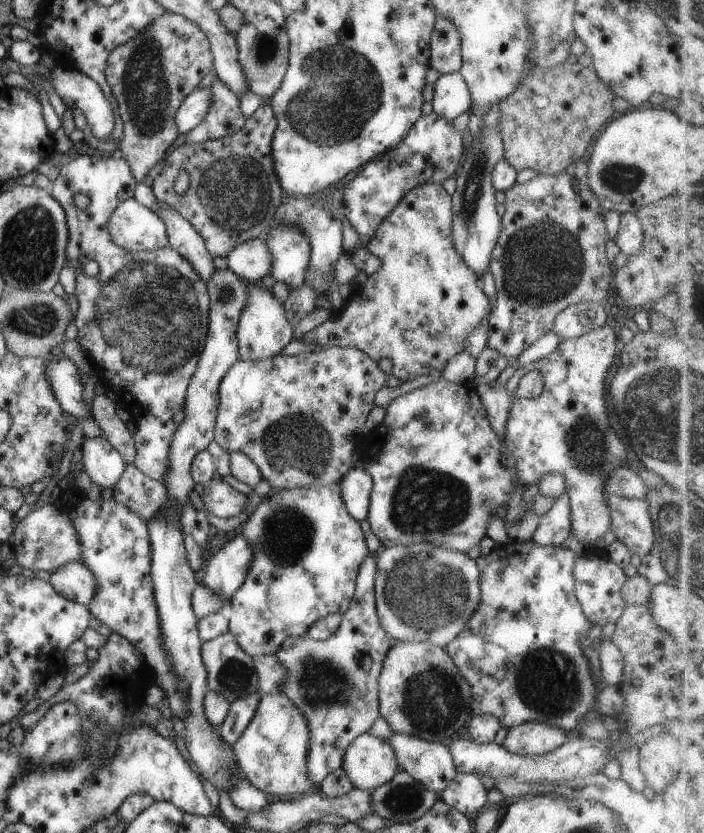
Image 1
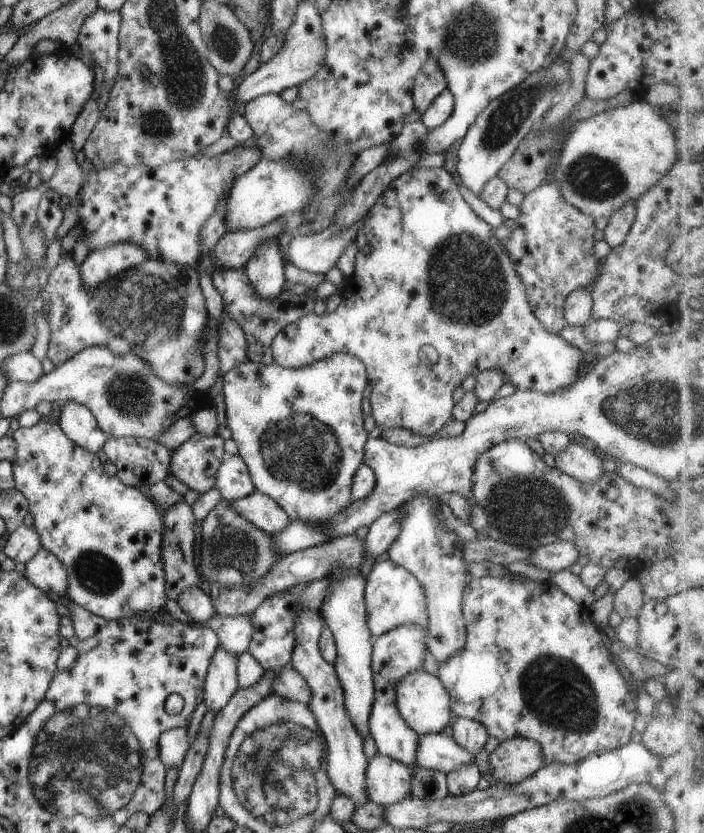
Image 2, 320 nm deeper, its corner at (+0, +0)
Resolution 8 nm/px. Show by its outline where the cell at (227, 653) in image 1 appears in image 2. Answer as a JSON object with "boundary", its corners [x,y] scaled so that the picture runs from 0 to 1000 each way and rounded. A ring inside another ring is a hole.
{"boundary":[[[357,736],[334,739],[305,739],[291,747],[291,752],[303,754],[310,766],[310,773],[334,790],[352,780],[352,773],[359,761]]]}

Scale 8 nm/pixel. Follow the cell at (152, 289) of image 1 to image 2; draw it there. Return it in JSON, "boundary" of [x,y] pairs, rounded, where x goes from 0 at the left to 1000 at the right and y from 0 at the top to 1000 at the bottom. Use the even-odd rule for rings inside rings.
{"boundary":[[[101,305],[87,306],[80,316],[80,319],[72,324],[68,333],[60,334],[58,347],[54,352],[54,363],[64,360],[67,363],[65,375],[63,382],[70,391],[71,402],[67,414],[65,429],[72,432],[77,439],[89,437],[98,429],[109,425],[114,420],[132,414],[149,414],[159,424],[178,425],[188,423],[193,425],[193,429],[202,430],[210,437],[210,443],[216,444],[216,448],[226,453],[229,456],[243,461],[266,462],[273,461],[288,447],[288,429],[281,424],[281,406],[287,402],[287,396],[294,394],[294,372],[288,364],[288,355],[286,354],[286,346],[283,345],[281,329],[276,323],[276,319],[257,319],[246,316],[236,316],[230,312],[206,311],[203,315],[175,325],[166,328],[162,333],[158,333],[153,337],[142,340],[135,347],[124,349],[118,343],[112,331],[114,324],[109,317],[101,312]]]}

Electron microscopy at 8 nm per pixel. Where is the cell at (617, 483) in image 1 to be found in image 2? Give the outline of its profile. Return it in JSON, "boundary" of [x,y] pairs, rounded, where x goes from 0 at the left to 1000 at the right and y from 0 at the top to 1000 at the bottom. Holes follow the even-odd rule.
{"boundary":[[[805,532],[805,535],[787,545],[786,555],[787,562],[827,580],[842,579],[859,568],[854,563],[854,552],[842,541],[818,532]]]}

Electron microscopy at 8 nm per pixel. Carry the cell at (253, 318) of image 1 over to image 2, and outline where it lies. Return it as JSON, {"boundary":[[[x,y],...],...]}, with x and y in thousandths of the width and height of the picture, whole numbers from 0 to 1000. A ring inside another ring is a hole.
{"boundary":[[[391,287],[365,294],[345,319],[347,329],[366,357],[384,361],[402,348],[403,310]]]}

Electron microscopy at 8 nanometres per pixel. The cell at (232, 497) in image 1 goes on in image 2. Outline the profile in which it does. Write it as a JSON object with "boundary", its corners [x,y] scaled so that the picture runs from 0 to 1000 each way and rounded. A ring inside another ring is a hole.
{"boundary":[[[362,588],[325,605],[331,615],[384,642],[401,637],[412,623],[408,616],[393,607],[382,595]]]}

